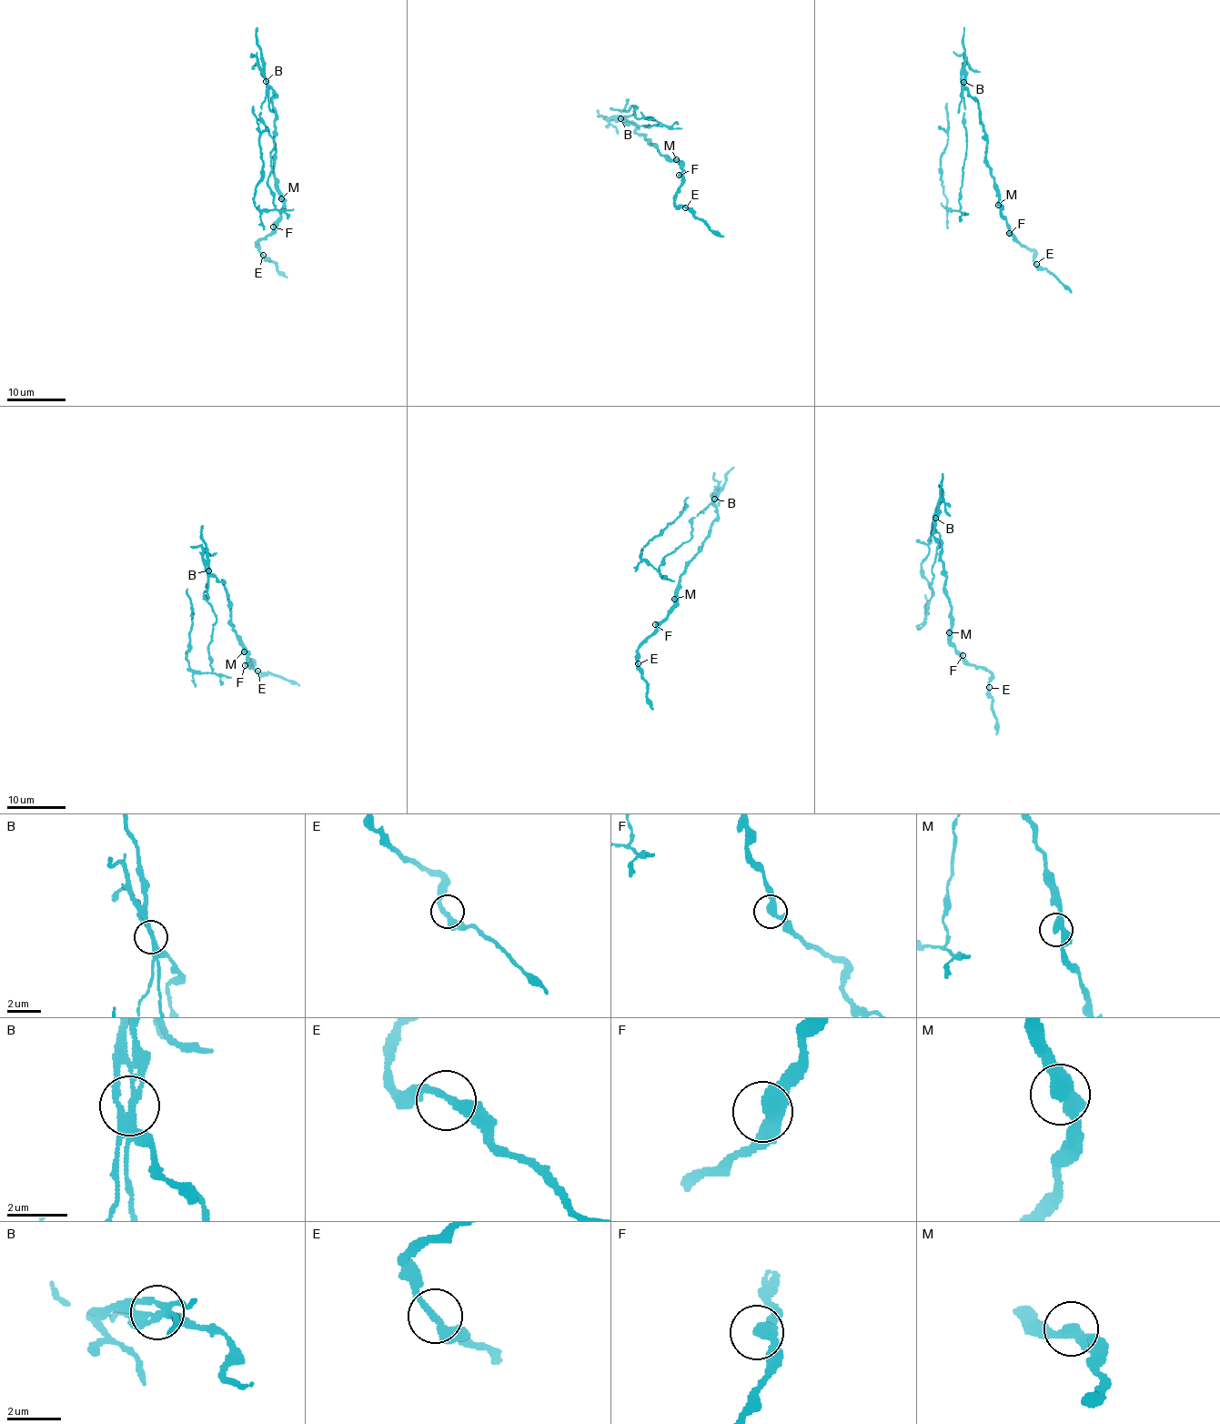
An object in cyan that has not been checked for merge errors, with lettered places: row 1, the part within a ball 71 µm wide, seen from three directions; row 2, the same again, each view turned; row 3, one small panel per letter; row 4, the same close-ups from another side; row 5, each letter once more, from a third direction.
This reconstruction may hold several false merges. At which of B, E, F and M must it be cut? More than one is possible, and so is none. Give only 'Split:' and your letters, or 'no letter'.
Split: B

